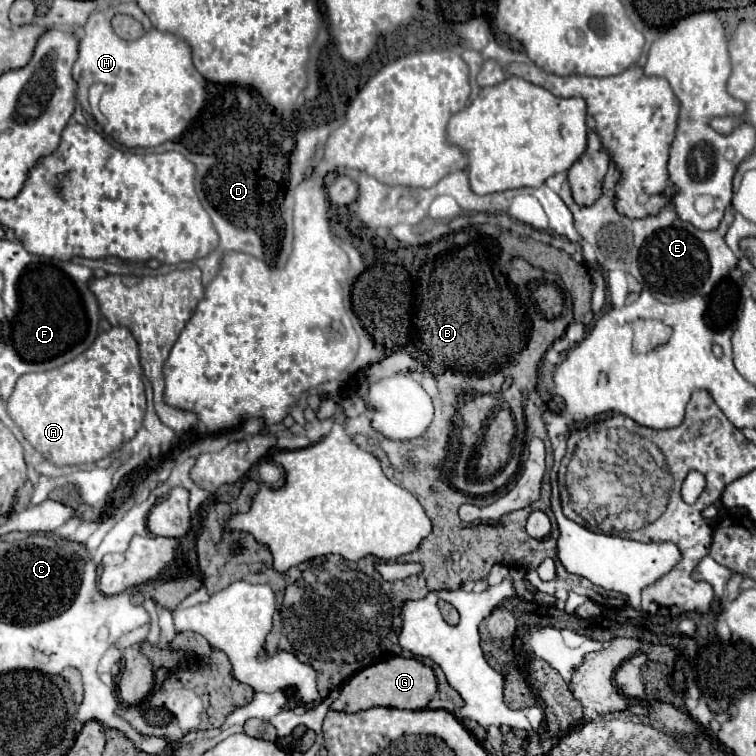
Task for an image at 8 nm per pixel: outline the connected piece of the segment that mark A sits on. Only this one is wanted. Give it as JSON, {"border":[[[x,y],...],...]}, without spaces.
{"border":[[[123,326],[97,336],[93,346],[79,358],[47,372],[23,374],[7,402],[11,420],[21,428],[27,442],[55,466],[79,466],[111,456],[123,442],[129,442],[143,424],[143,368],[139,364],[137,342]]]}

